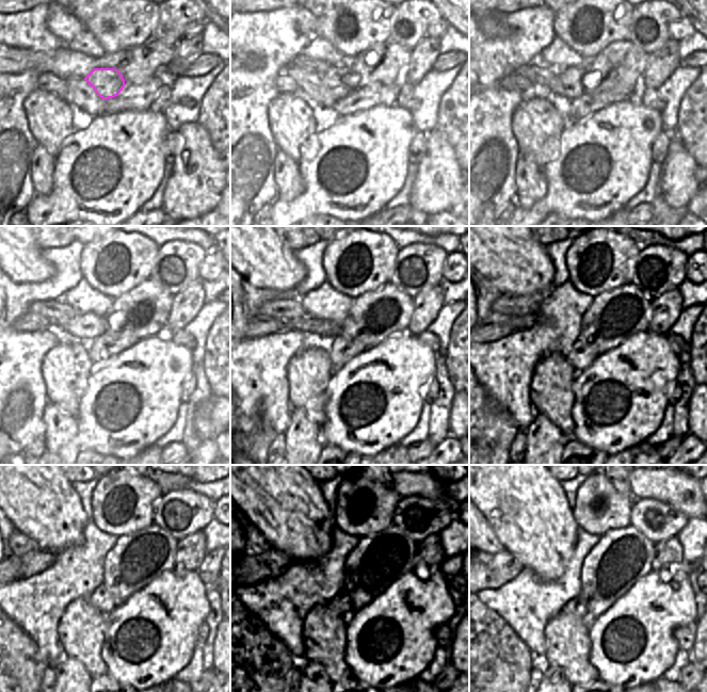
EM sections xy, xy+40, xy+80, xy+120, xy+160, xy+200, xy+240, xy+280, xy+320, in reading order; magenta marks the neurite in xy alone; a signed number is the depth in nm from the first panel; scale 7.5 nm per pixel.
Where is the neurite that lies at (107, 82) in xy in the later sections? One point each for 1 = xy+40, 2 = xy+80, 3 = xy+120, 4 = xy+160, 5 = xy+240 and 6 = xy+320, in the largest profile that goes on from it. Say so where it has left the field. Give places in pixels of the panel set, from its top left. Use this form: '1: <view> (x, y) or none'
1: xy+40 (333, 77)
2: xy+80 (566, 86)
3: xy+120 (85, 327)
4: xy+160 (325, 328)
5: xy+240 (35, 562)
6: xy+320 (491, 570)

